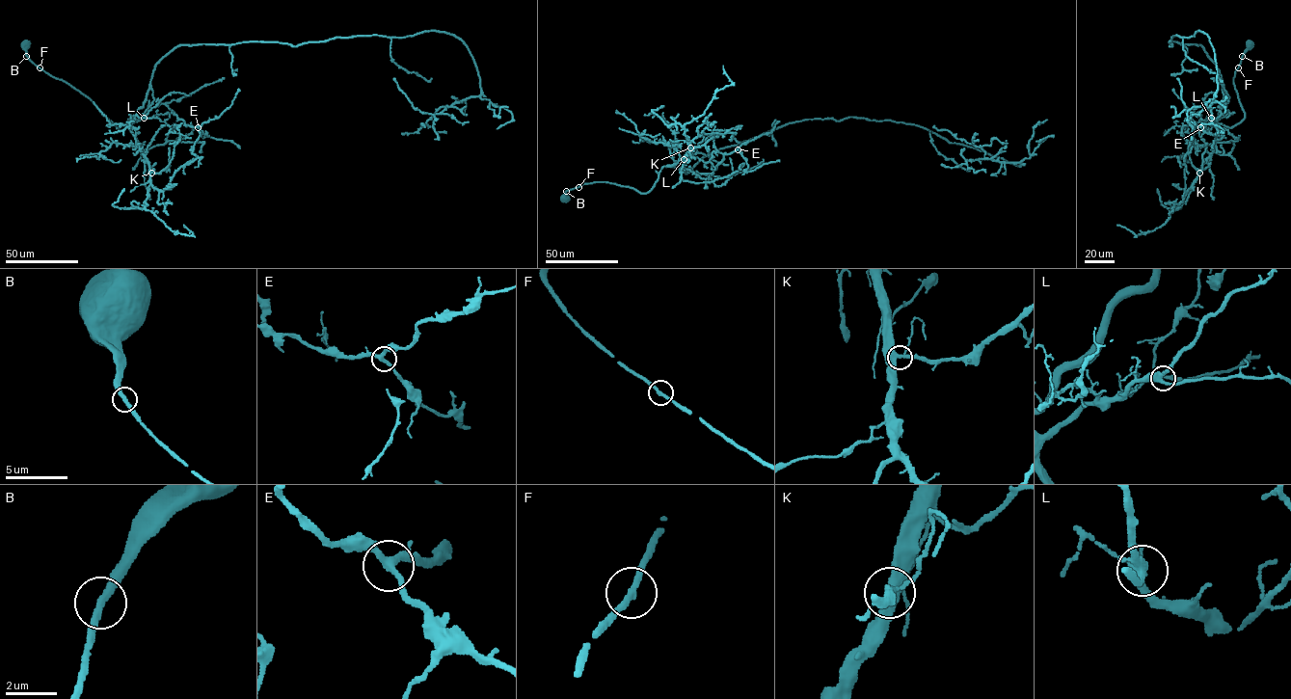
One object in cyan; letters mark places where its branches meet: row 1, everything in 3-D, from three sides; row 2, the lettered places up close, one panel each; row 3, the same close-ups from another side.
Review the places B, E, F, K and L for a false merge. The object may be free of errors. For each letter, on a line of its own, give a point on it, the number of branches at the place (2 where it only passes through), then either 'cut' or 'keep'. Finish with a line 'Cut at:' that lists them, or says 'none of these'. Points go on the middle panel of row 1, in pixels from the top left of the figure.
B: (566, 191) | 2 | keep
E: (738, 149) | 3 | keep
F: (578, 187) | 2 | keep
K: (690, 147) | 4 | keep
L: (684, 159) | 3 | keep
Cut at: none of these

